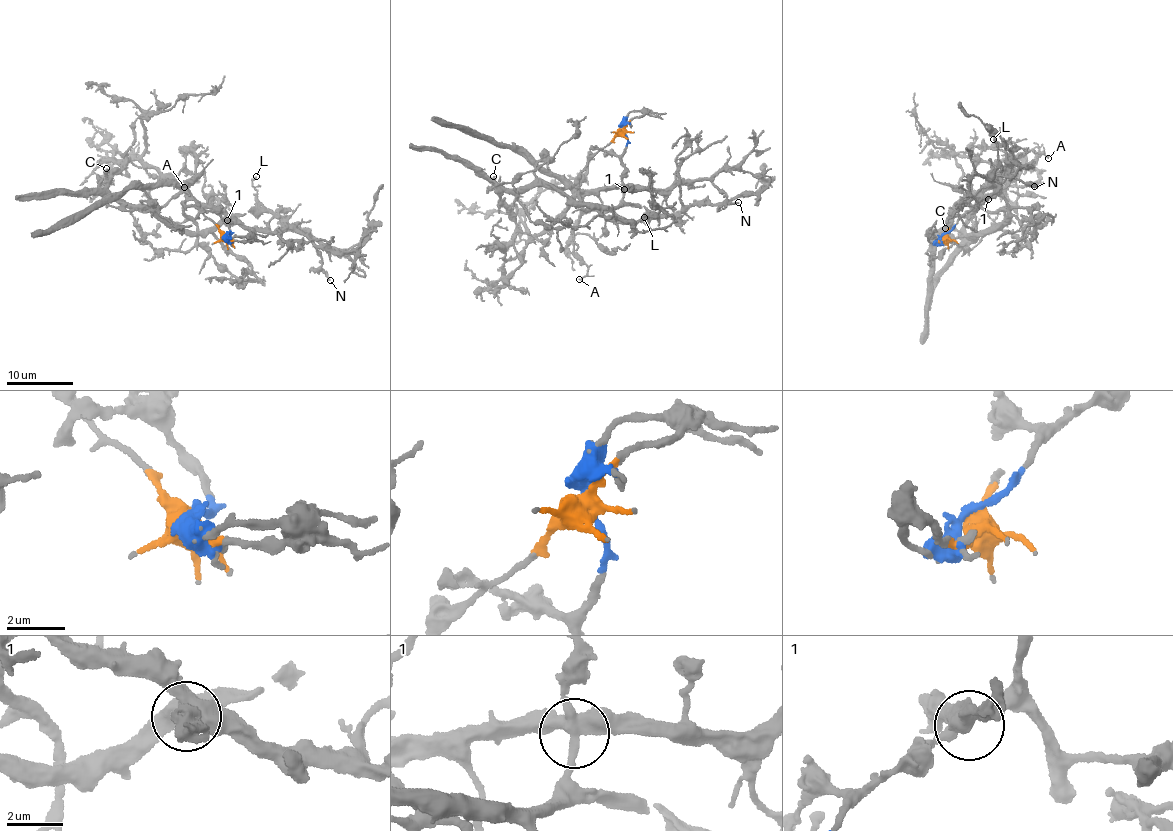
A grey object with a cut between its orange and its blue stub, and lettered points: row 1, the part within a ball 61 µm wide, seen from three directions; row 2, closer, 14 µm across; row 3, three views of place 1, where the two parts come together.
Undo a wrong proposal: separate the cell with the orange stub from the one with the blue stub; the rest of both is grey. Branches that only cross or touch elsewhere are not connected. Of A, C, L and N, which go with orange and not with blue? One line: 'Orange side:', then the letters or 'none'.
Orange side: A, N

